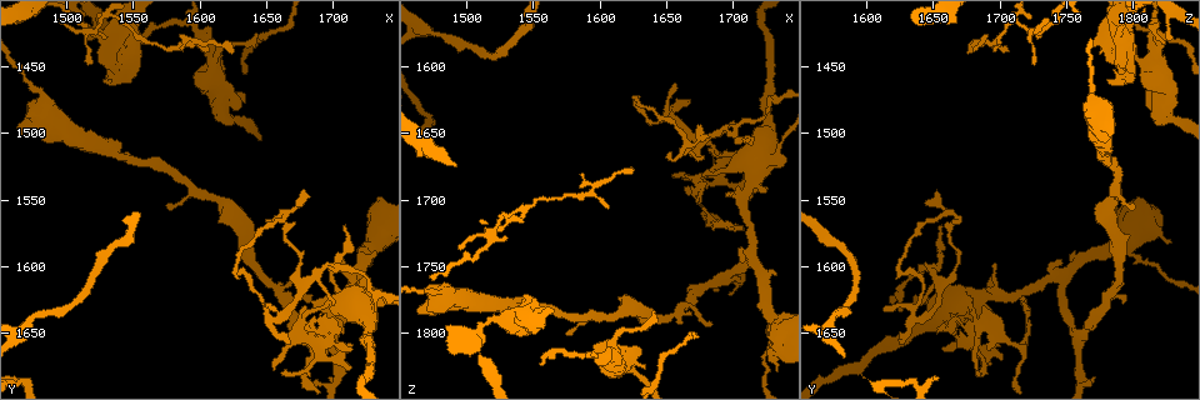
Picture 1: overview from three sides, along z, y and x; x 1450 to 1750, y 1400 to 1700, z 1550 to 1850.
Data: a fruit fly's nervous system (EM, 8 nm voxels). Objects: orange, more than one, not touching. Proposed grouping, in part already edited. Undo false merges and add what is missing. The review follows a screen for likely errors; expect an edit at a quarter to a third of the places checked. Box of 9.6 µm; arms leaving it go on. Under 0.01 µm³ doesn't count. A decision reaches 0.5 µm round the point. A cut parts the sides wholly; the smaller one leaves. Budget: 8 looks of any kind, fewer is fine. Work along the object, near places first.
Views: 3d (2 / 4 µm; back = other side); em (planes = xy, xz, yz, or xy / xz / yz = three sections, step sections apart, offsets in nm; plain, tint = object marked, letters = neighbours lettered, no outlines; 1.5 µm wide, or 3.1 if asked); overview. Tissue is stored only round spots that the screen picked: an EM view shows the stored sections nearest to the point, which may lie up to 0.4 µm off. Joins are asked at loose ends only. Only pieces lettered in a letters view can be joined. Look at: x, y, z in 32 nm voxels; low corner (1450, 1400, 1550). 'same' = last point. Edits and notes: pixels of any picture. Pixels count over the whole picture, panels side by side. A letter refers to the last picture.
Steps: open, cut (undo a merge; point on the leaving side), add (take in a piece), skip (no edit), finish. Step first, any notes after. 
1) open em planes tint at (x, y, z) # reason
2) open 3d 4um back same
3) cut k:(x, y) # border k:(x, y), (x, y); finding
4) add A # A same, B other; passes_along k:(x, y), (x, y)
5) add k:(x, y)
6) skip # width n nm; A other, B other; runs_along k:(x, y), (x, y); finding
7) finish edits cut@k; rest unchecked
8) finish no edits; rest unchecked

open 3d 2um at (1556, 1432, 1822) # free end

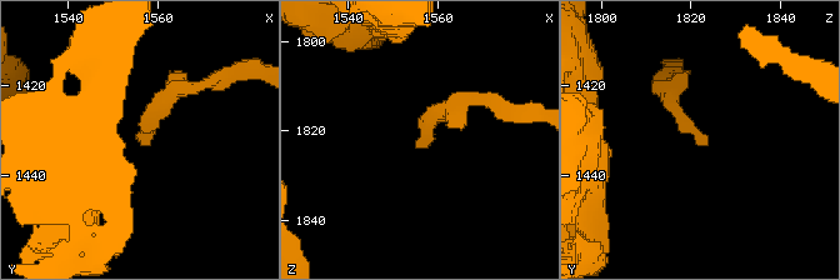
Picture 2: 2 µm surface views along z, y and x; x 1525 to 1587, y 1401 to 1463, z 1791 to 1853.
open em planes tint at (1557, 1434, 1824)

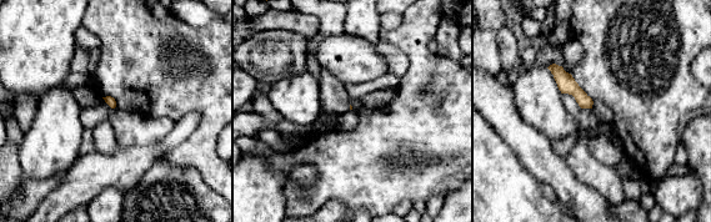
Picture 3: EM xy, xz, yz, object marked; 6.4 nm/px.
open em planes letters same

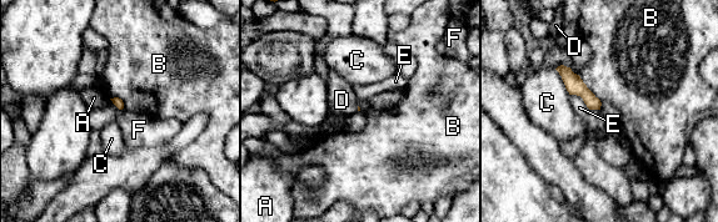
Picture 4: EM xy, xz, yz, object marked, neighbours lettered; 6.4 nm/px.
skip # A other, B other, C other, D other, E other, F other; border 4:(589, 109), (599, 110); no lettered piece goes on from it

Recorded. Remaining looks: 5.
open em planes letters at (1534, 1462, 1780) # free end

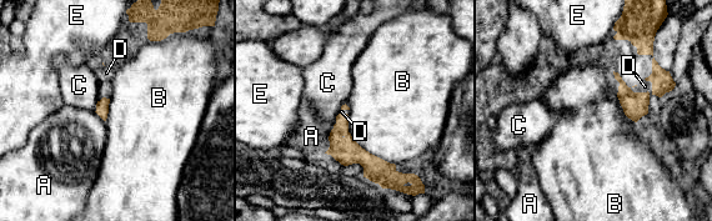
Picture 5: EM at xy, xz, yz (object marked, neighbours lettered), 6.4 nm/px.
add D # A other, B other, C other, D same, E other; it goes on there

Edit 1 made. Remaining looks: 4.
finish edits add@5; rest unchecked

